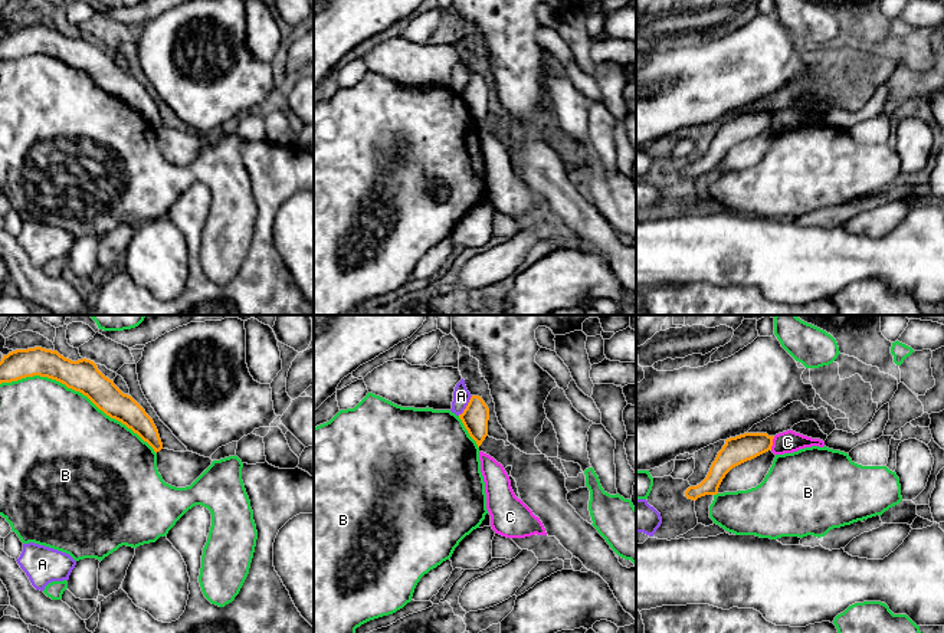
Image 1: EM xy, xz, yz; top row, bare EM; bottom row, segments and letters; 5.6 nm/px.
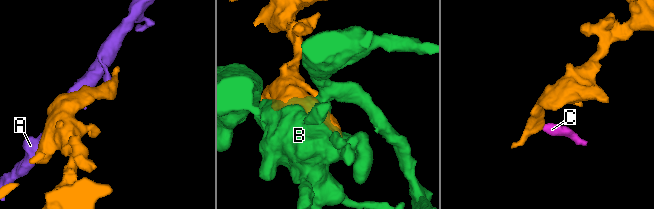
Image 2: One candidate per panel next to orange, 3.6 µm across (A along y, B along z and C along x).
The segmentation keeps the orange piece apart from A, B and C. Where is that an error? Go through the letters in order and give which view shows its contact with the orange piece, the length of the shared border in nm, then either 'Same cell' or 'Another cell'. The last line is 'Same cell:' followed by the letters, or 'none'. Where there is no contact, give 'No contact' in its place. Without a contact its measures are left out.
A: Touches orange in xz. Shared border 140 nm. Another cell
B: Touches orange in xy. Shared border 950 nm. Another cell
C: Touches orange in yz. Shared border 80 nm. Another cell
Same cell: none

